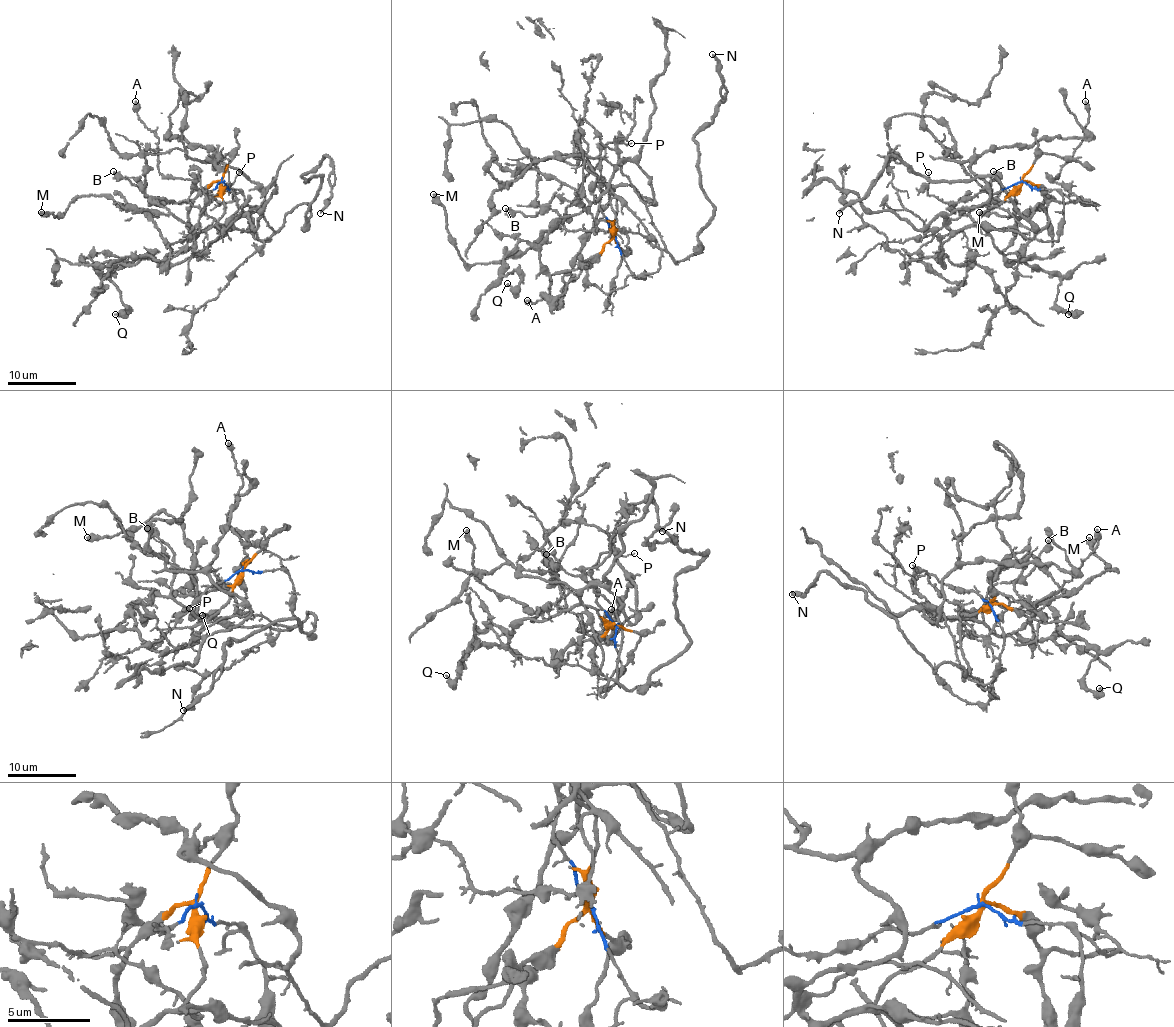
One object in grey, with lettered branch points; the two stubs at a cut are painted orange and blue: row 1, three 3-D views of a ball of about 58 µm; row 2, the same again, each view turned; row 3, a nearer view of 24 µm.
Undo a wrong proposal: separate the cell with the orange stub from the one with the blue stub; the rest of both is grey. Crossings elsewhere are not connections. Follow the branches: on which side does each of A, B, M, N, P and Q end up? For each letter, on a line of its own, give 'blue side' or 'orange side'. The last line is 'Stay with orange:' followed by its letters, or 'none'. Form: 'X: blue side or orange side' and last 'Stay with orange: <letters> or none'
A: blue side
B: orange side
M: orange side
N: blue side
P: blue side
Q: orange side
Stay with orange: B, M, Q

